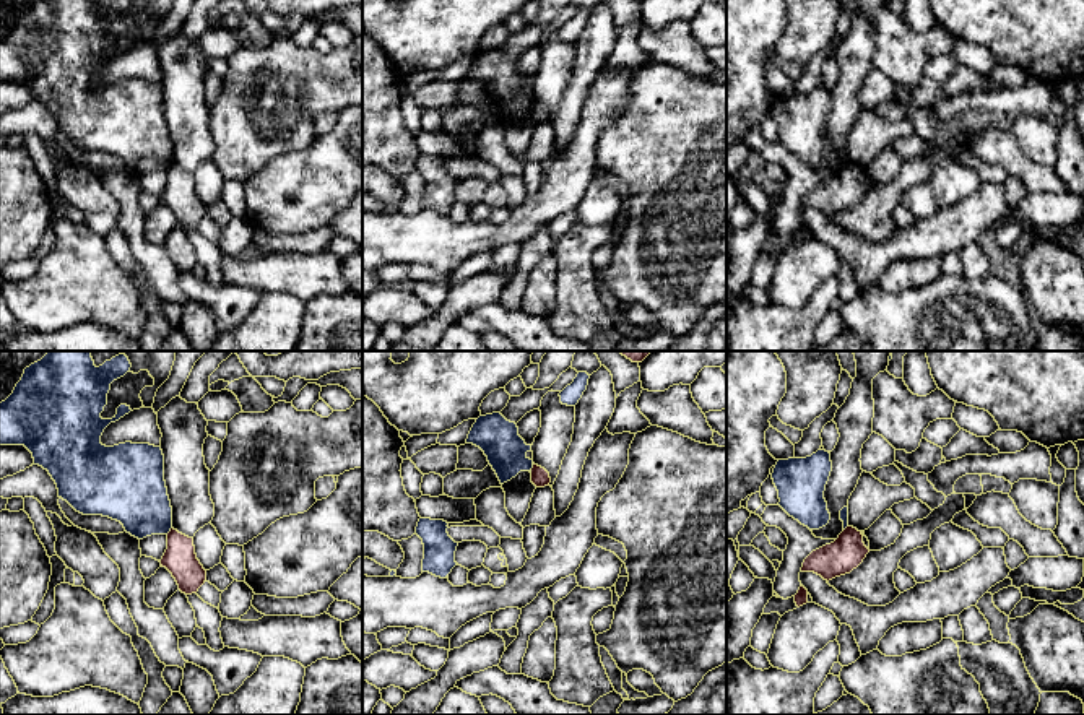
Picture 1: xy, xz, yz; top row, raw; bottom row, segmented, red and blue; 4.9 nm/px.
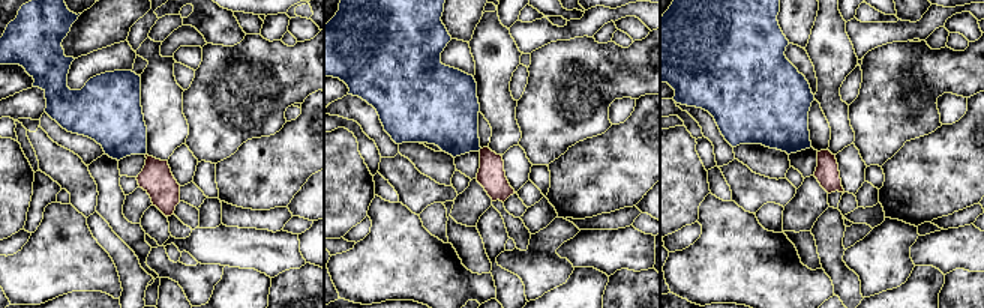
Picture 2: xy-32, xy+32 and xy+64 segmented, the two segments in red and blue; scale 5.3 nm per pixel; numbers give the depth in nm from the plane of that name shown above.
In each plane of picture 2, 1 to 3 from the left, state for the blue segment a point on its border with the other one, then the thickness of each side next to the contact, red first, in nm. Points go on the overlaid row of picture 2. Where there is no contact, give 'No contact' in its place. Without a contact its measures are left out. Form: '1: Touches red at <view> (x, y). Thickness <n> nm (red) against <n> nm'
1: No contact
2: No contact
3: No contact

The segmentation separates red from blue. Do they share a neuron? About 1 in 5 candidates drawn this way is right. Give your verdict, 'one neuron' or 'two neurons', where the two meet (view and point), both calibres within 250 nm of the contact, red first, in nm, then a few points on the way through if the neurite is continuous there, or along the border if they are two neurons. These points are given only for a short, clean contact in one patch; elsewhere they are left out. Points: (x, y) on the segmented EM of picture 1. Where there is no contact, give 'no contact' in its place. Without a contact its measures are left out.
two neurons; meets red in xz at (532, 468); 90 nm thick on the red side, 200 nm on the other; border along xz (533, 463), (530, 472)

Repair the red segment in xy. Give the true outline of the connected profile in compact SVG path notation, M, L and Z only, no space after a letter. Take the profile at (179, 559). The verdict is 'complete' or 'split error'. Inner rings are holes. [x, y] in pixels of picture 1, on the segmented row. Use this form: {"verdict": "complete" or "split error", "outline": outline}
{"verdict": "complete", "outline": "M171 528L167 533L167 549L161 559L176 578L179 590L185 595L197 593L206 580L206 570L195 554L193 538L189 538Z"}

